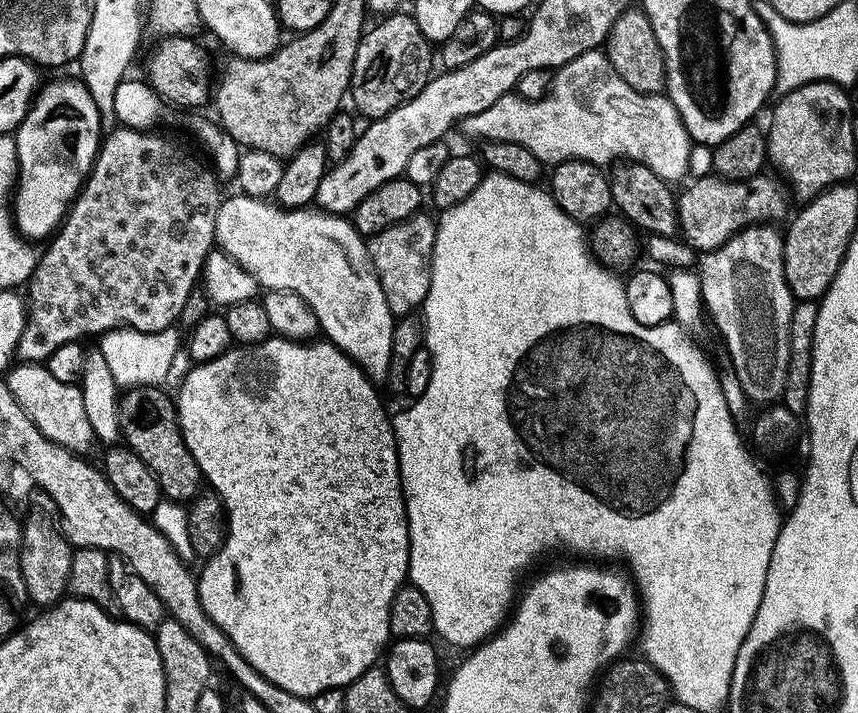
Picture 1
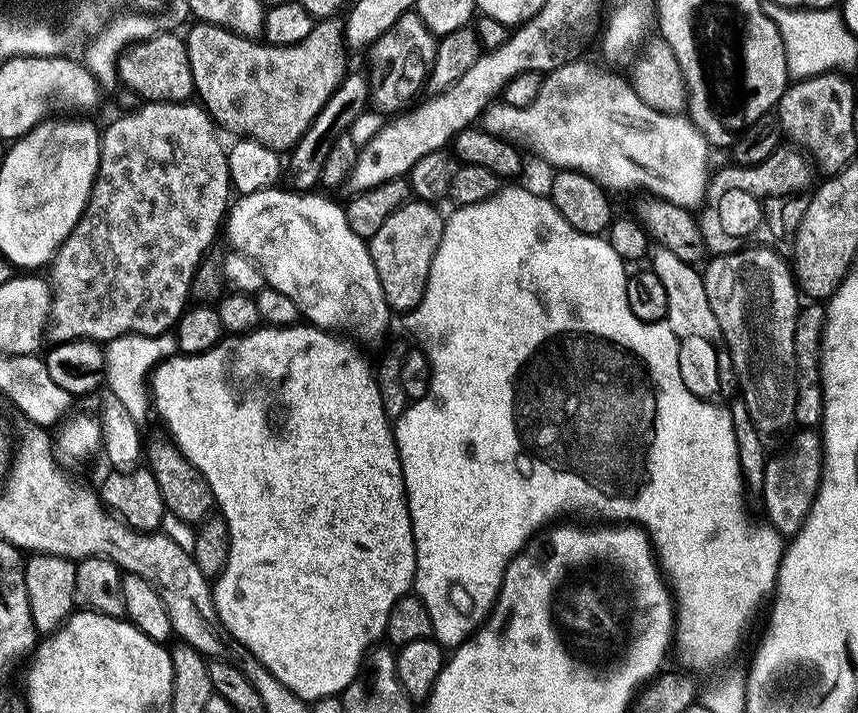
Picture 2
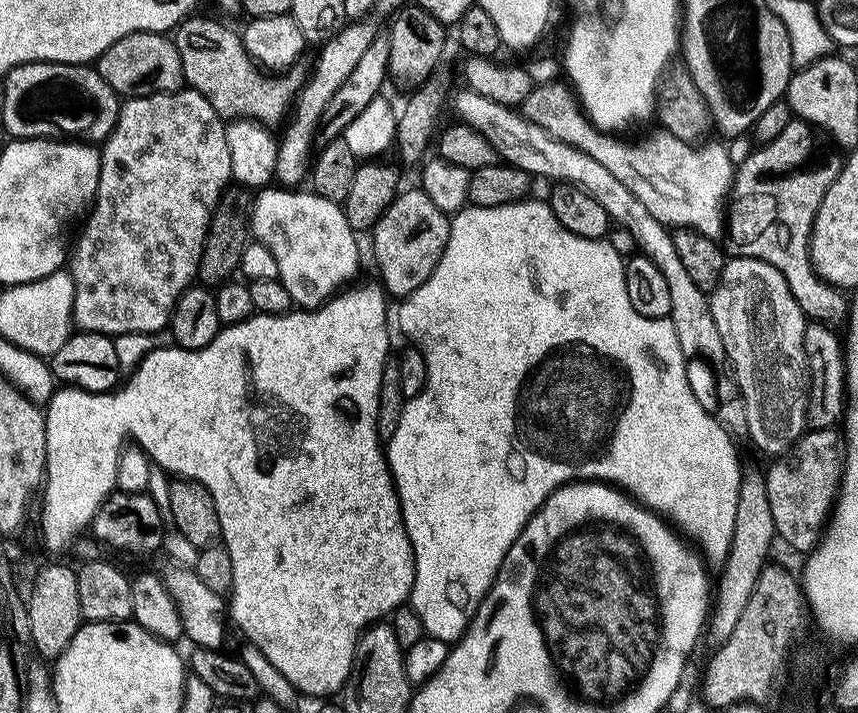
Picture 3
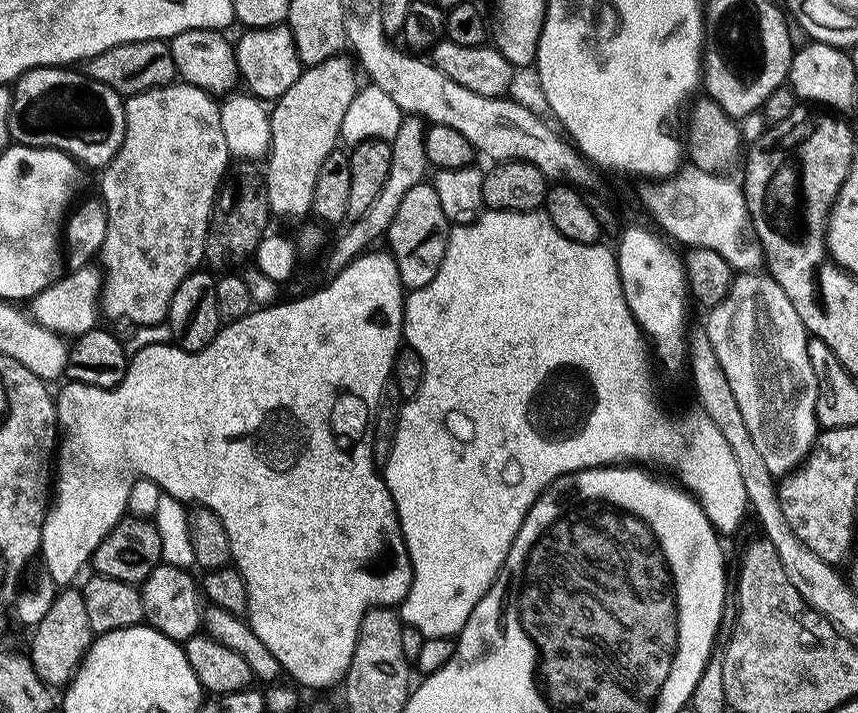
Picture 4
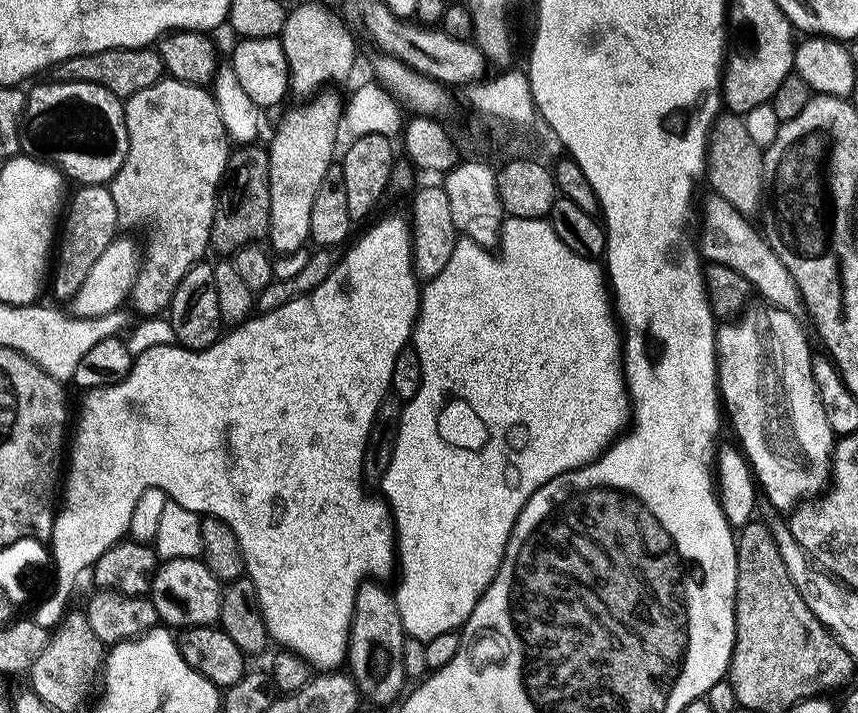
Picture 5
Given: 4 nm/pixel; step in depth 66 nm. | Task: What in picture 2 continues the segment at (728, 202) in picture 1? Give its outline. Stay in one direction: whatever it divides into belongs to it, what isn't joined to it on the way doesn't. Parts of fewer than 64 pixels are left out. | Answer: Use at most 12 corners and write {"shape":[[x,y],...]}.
{"shape":[[781,146],[752,168],[711,177],[698,212],[713,257],[743,252],[726,230],[722,204],[730,190],[786,194],[818,176],[796,146]]}

